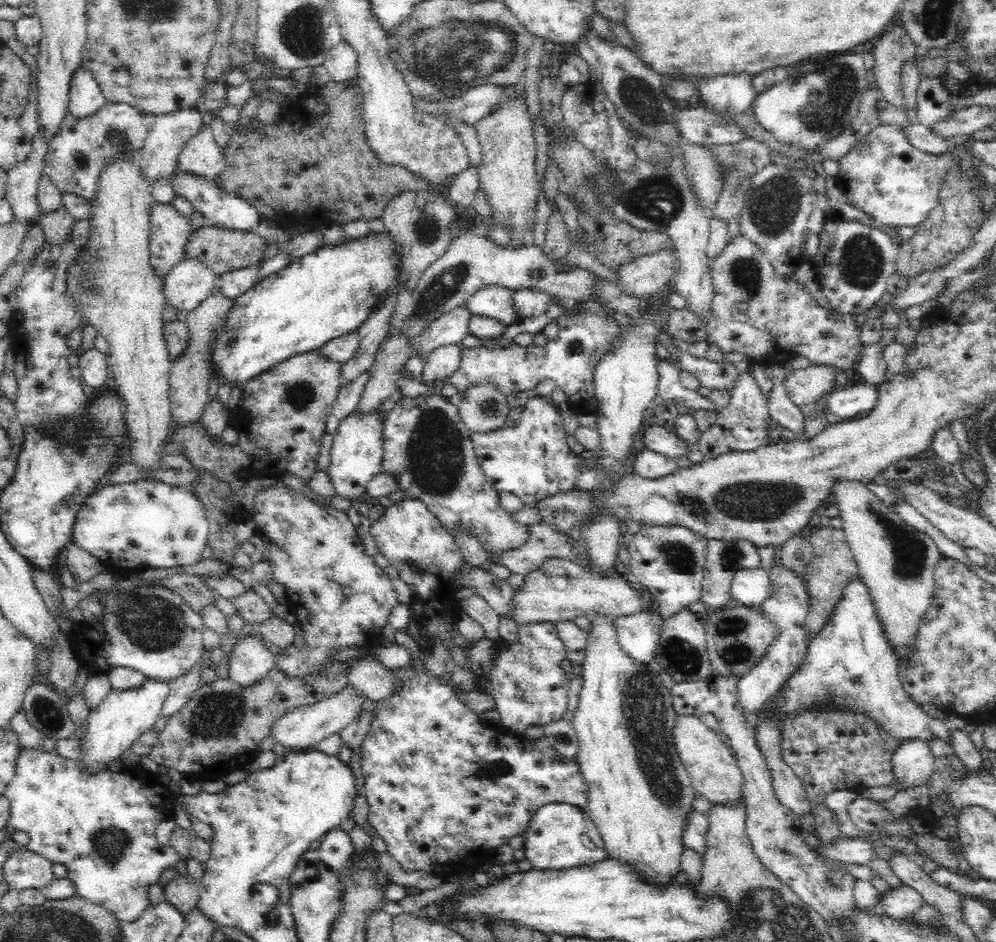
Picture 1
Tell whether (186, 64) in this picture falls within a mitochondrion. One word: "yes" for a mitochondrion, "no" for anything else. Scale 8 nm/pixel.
no

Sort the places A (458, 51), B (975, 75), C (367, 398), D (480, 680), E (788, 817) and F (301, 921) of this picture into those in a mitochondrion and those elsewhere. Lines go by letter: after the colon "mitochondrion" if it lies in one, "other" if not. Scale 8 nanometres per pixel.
A: mitochondrion
B: other
C: other
D: other
E: other
F: other

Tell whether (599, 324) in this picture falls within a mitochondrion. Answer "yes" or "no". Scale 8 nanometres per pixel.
yes

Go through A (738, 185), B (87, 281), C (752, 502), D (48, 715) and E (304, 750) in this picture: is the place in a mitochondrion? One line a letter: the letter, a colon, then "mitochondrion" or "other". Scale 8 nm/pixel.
A: mitochondrion
B: mitochondrion
C: mitochondrion
D: mitochondrion
E: other

